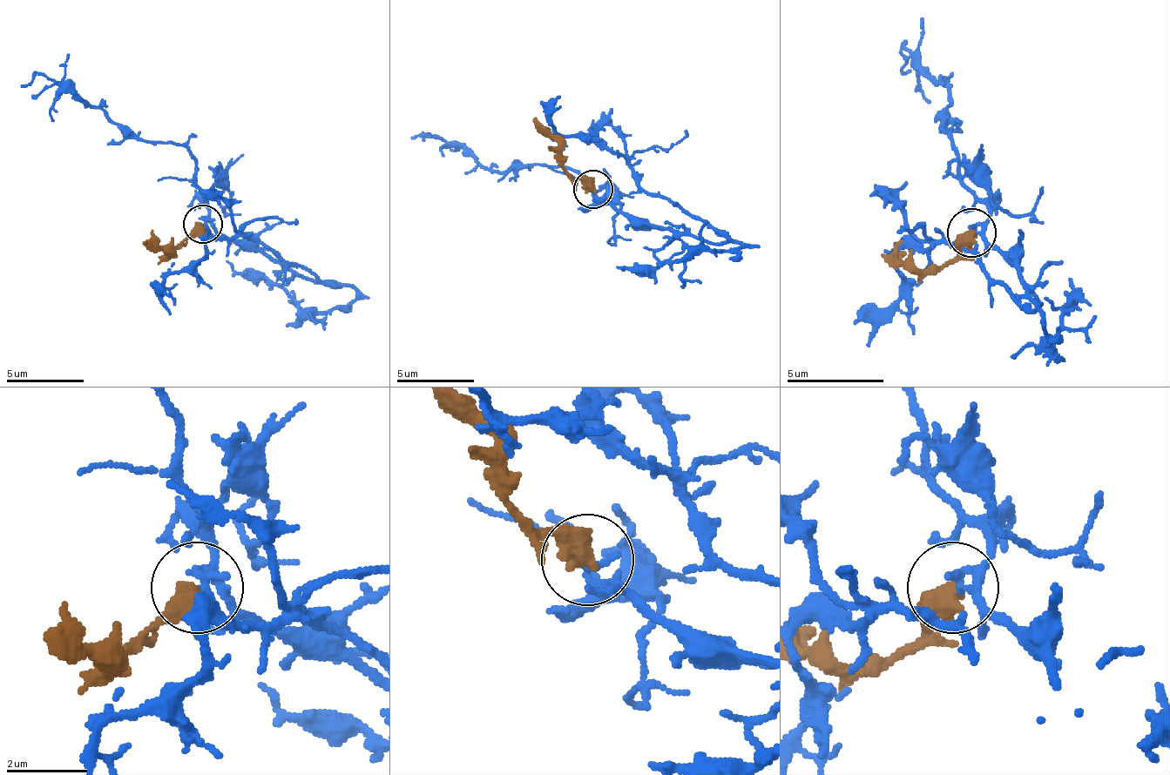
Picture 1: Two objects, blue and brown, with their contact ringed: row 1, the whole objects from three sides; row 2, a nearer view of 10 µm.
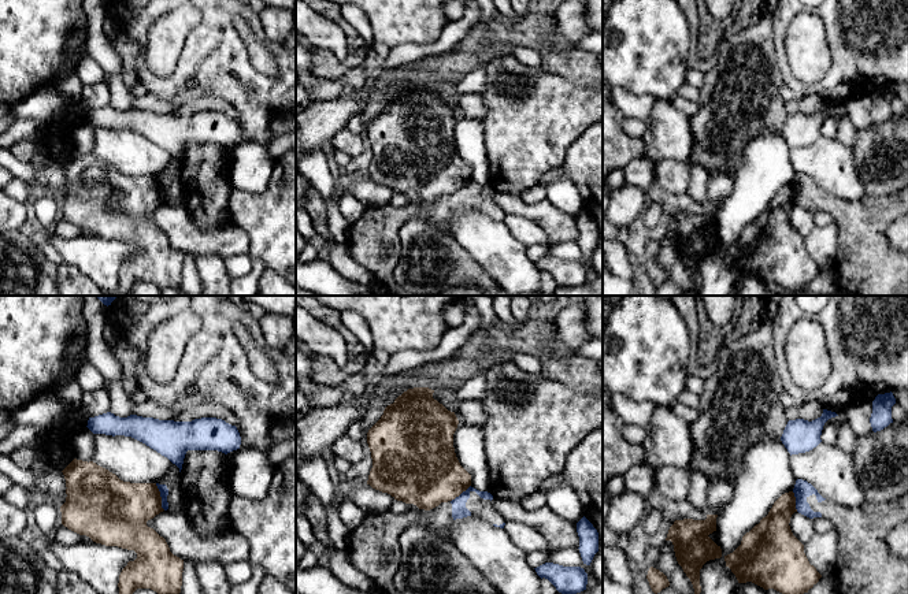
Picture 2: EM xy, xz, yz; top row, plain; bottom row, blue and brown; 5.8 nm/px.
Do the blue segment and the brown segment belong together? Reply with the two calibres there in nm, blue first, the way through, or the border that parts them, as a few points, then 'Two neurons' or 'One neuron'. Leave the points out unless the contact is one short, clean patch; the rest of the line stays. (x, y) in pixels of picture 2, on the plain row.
Thickness 50 nm (blue) against 340 nm. Boundary: xy (155, 177), (160, 199), (165, 203). Two neurons

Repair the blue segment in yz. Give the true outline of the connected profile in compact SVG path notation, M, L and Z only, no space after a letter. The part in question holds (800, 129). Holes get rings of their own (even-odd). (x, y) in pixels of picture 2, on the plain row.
M823 103L820 111L808 115L804 112L789 114L781 130L782 137L792 148L805 146L816 141L822 133L824 116L838 109L835 105Z

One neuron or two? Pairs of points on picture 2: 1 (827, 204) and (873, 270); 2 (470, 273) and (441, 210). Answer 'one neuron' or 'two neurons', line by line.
1: one neuron
2: two neurons

